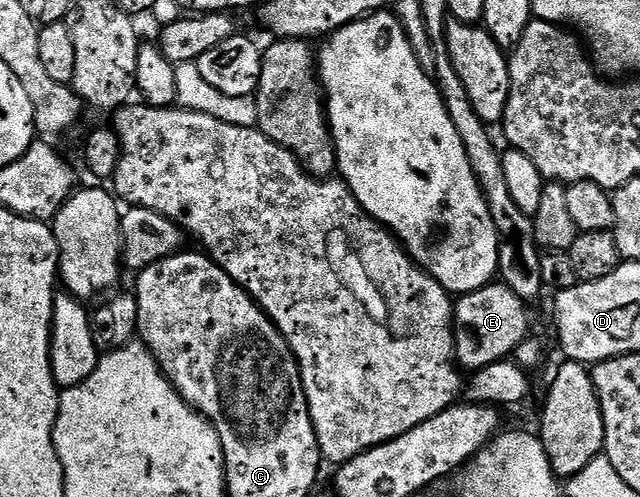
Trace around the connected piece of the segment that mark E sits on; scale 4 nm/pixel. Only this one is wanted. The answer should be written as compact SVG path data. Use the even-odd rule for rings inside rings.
M489 284L480 290L459 295L454 302L457 363L465 371L475 372L515 355L518 344L522 344L530 334L528 310L529 303L503 284Z

